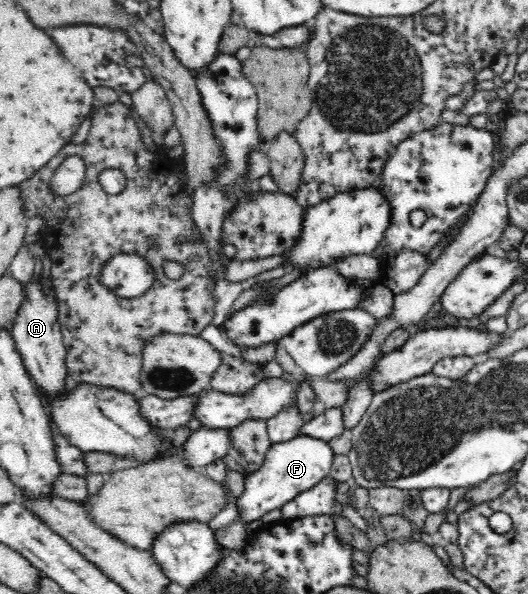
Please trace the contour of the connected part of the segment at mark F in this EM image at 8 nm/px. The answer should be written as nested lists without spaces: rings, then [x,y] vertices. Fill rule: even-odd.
[[[307,435],[271,444],[261,468],[246,477],[245,492],[237,498],[238,516],[242,522],[246,524],[261,519],[263,514],[281,508],[304,490],[313,488],[330,474],[335,455],[326,440]]]

